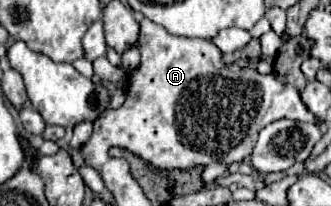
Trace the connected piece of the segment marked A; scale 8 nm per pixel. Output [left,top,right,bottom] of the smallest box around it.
[79,18,315,172]

